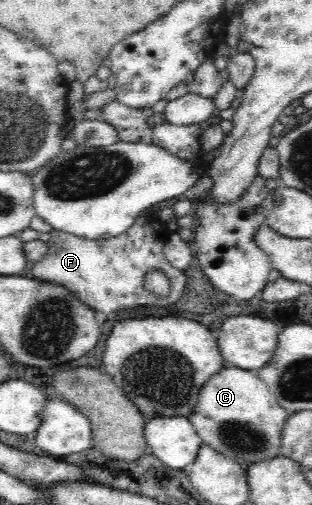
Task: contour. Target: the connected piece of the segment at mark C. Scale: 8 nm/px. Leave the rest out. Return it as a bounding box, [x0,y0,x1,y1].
[188,367,290,467]

